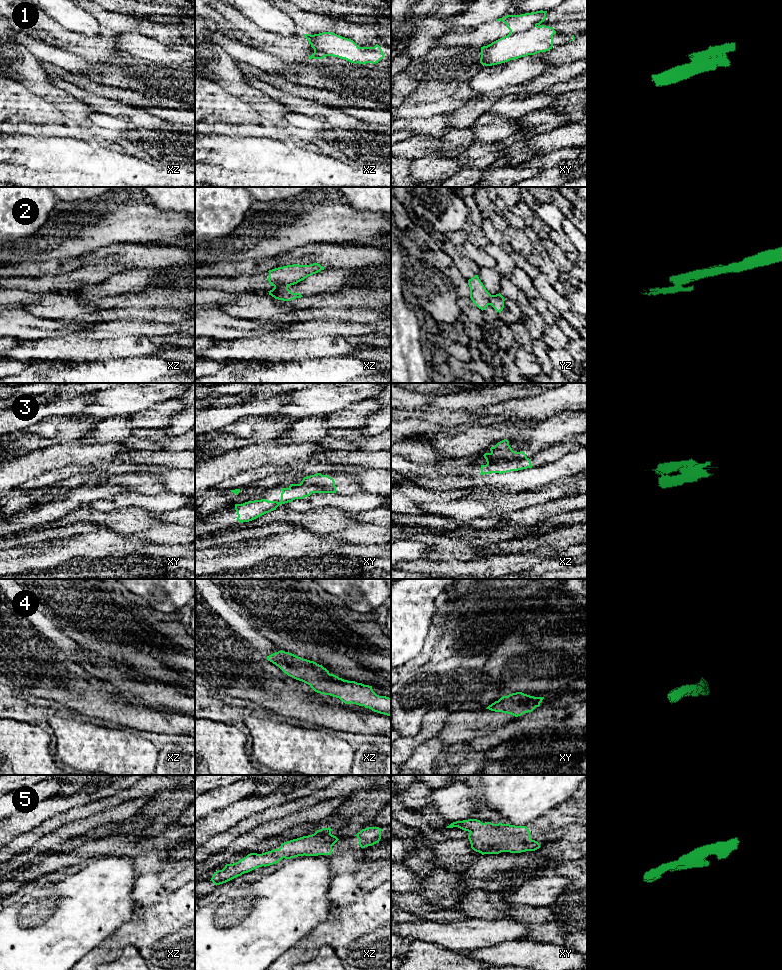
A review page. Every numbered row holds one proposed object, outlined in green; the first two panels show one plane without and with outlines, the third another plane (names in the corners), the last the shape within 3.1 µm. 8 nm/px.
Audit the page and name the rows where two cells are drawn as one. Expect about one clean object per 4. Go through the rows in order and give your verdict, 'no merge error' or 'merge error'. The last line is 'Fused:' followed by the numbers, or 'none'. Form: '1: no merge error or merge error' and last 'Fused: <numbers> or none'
1: merge error
2: merge error
3: merge error
4: no merge error
5: no merge error
Fused: 1, 2, 3

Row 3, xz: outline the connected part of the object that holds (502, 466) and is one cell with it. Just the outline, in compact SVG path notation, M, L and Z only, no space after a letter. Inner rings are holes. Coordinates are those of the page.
M526 455L523 457L518 457L513 460L499 460L492 464L481 465L481 474L490 473L507 473L511 471L518 471L522 469L532 468L531 459Z

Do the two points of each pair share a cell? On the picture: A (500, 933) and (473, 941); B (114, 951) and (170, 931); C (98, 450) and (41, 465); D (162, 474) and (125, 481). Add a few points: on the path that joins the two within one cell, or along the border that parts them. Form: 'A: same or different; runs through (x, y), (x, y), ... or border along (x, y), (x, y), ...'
A: same; runs through (493, 933), (480, 934)
B: same; runs through (127, 937), (134, 932), (156, 932)
C: same; runs through (84, 452), (70, 452), (55, 456)
D: different; border along (133, 473), (154, 474), (163, 484), (165, 491)

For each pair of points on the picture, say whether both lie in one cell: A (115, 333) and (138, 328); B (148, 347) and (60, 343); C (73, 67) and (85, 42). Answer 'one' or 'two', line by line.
A: one
B: one
C: two

